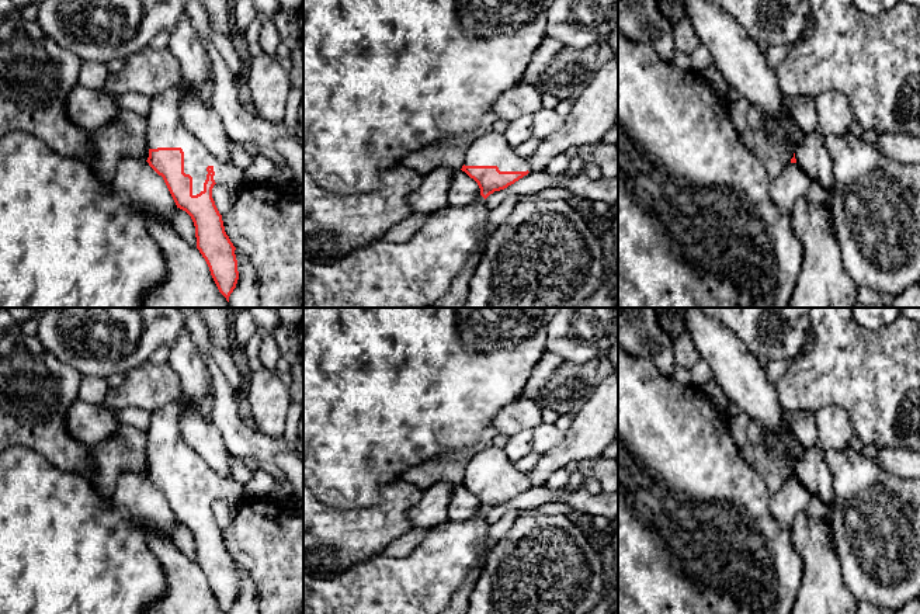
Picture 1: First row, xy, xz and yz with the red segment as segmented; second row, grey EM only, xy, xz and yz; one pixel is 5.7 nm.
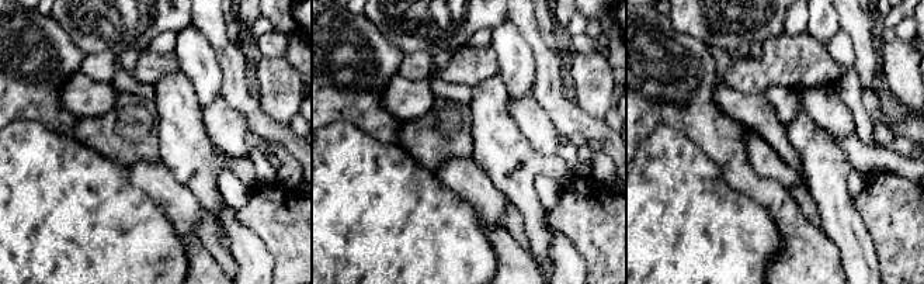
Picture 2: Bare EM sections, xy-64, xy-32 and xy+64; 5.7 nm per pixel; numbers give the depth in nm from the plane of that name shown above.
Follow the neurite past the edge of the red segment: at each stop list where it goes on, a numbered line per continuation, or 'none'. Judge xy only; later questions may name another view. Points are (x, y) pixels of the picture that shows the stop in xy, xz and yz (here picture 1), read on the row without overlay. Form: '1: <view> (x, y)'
1: xy (163, 441)

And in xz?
1: xz (492, 464)

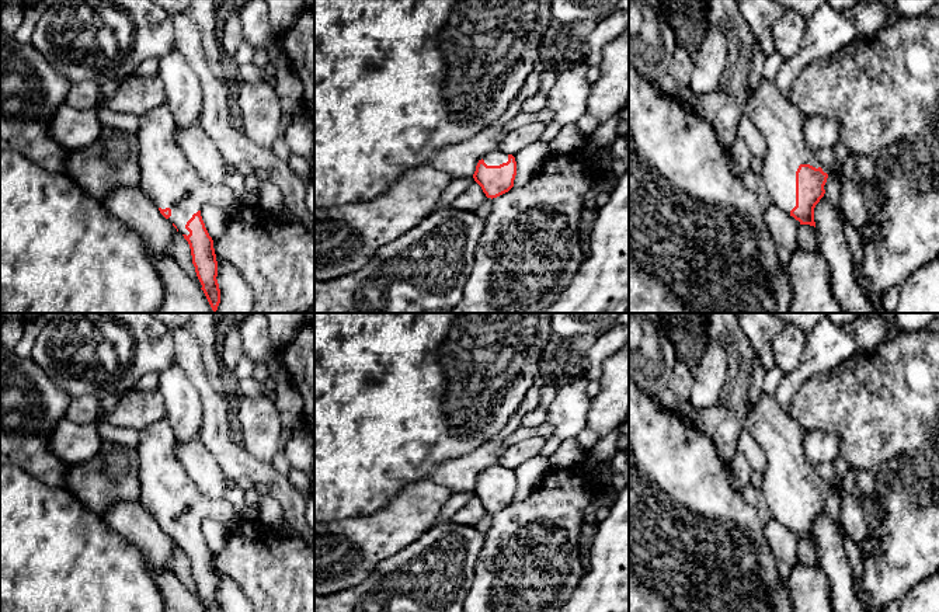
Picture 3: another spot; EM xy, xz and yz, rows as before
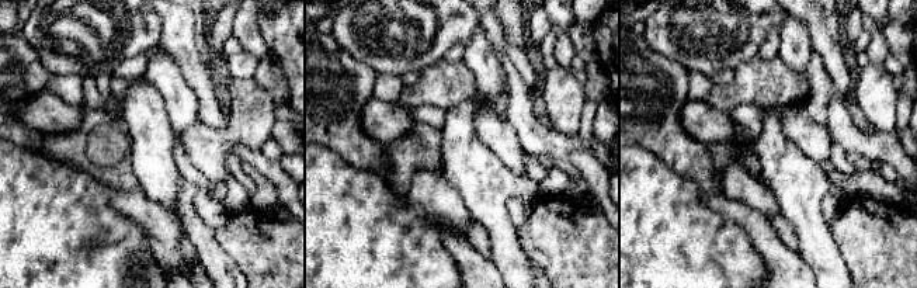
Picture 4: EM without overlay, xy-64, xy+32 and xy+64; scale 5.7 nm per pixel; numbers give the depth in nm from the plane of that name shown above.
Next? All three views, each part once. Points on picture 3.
1: yz (781, 437)

